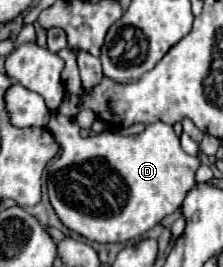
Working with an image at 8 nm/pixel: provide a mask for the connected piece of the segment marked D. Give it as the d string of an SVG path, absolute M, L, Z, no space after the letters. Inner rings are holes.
M52 113L48 131L60 143L60 157L48 163L48 195L58 219L70 231L82 235L84 239L96 243L126 243L140 237L154 225L158 225L166 215L180 209L186 193L196 185L194 173L200 165L196 157L190 157L180 147L180 139L172 125L162 121L146 125L138 135L120 135L112 131L102 131L100 135L80 137L80 127L74 119Z

